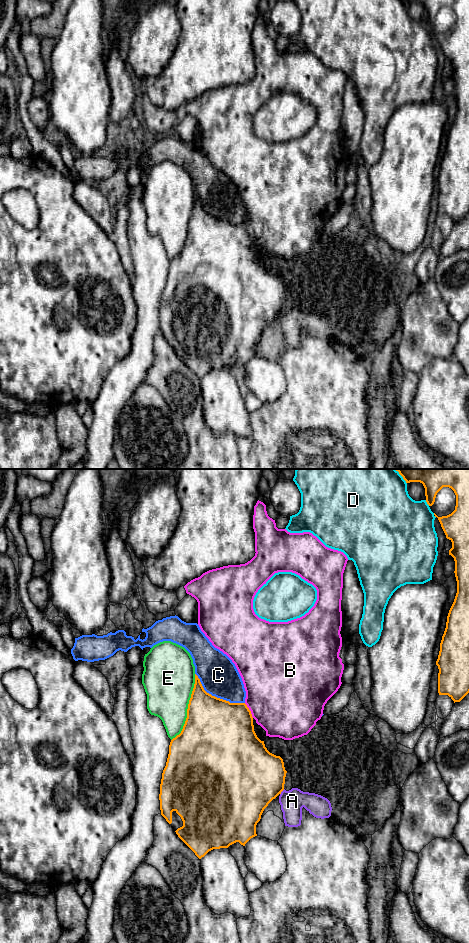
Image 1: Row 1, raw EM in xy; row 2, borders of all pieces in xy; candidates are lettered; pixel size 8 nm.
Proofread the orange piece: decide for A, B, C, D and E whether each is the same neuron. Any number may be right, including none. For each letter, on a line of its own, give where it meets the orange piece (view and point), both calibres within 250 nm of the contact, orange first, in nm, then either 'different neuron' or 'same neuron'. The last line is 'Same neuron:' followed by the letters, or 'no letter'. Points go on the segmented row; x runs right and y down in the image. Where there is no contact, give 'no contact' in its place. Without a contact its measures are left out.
A: meets orange in xy at (281, 791); 460 nm thick on the orange side, 190 nm on the other; different neuron
B: meets orange in xy at (249, 710); 460 nm thick on the orange side, 480 nm on the other; different neuron
C: meets orange in xy at (216, 697); 480 nm thick on the orange side, 300 nm on the other; different neuron
D: meets orange in xy at (427, 503); 260 nm thick on the orange side, 440 nm on the other; different neuron
E: meets orange in xy at (188, 708); 460 nm thick on the orange side, 380 nm on the other; different neuron
Same neuron: no letter

